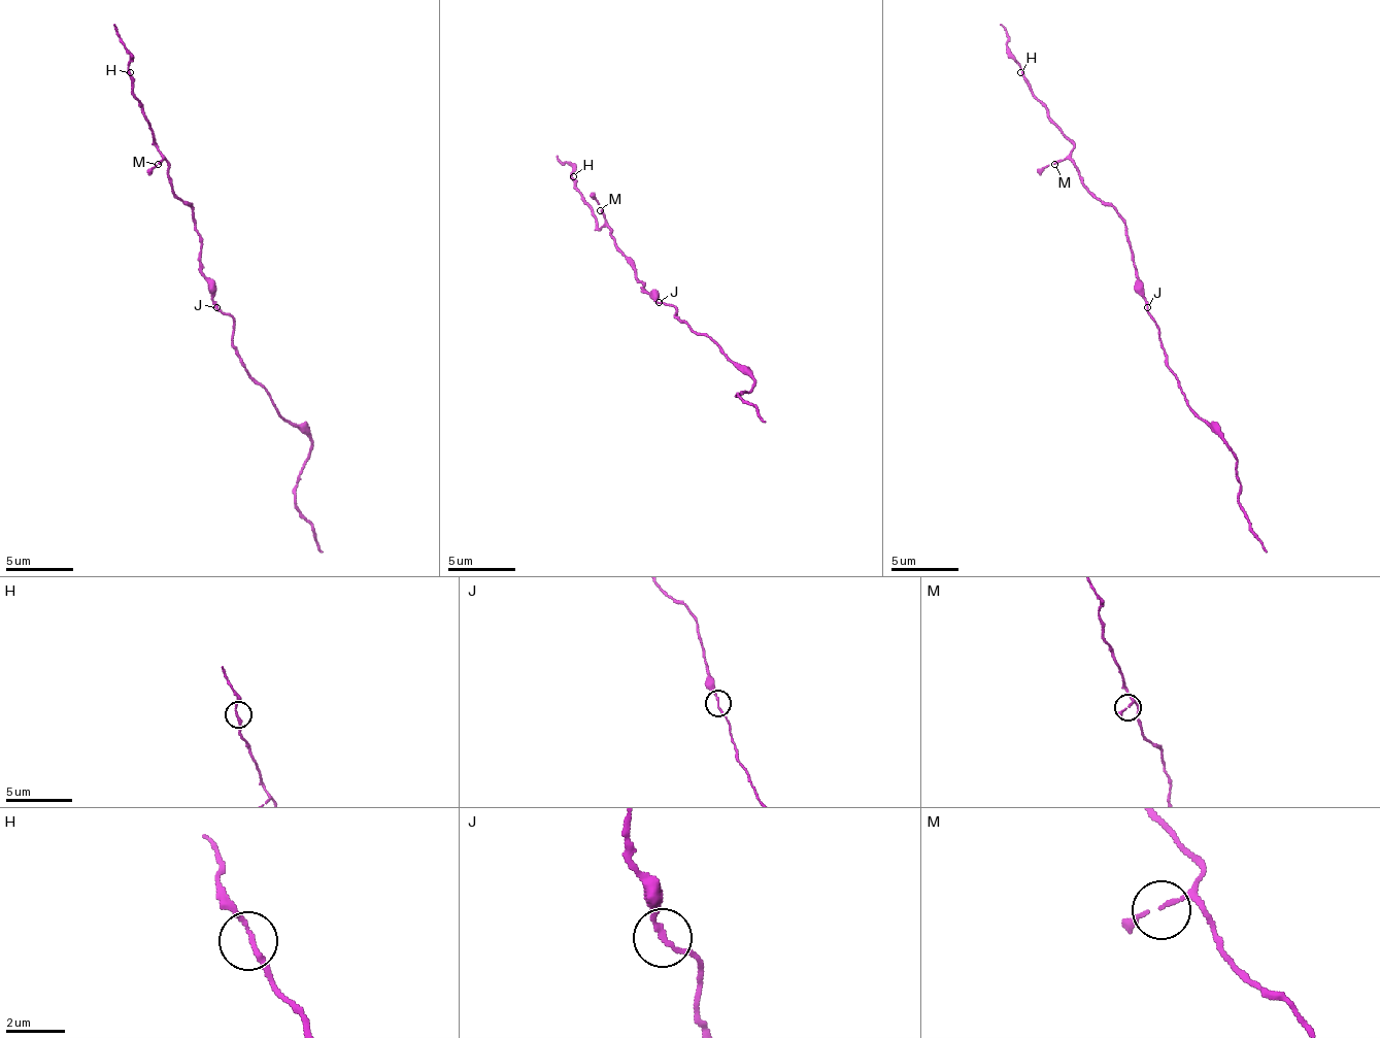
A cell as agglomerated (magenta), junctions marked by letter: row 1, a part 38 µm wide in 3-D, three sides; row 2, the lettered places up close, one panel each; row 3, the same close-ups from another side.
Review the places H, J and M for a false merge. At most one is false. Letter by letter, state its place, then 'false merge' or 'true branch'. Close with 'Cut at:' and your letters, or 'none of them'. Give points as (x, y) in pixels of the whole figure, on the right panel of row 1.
H: place (1020, 72); true branch
J: place (1147, 307); true branch
M: place (1054, 164); true branch
Cut at: none of them

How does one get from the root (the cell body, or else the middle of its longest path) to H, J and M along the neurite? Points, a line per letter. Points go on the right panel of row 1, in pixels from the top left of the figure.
H: (1143, 293), (1125, 222), (1082, 181), (1072, 158), (1072, 140), (1020, 72)
J: (1143, 293), (1146, 307)
M: (1143, 293), (1143, 283), (1136, 276), (1125, 222), (1082, 181), (1078, 171), (1068, 161), (1054, 164)

